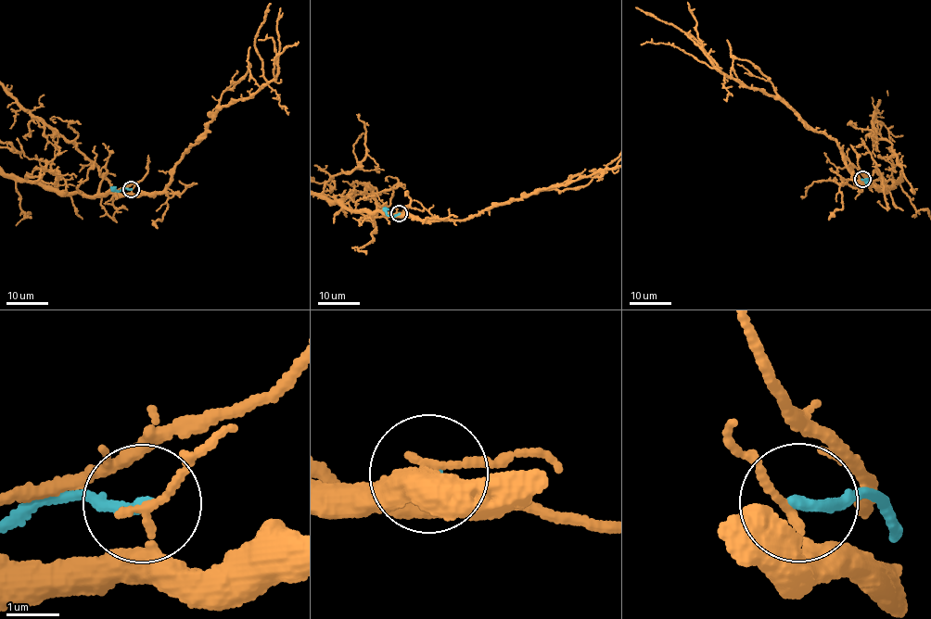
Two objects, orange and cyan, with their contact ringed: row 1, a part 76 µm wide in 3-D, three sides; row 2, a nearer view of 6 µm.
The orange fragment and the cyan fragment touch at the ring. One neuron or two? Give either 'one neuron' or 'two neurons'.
two neurons

